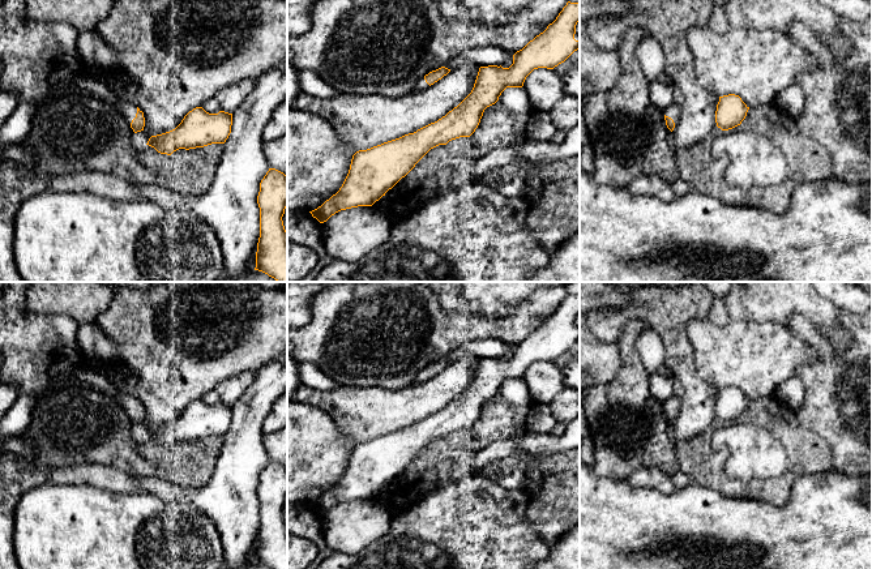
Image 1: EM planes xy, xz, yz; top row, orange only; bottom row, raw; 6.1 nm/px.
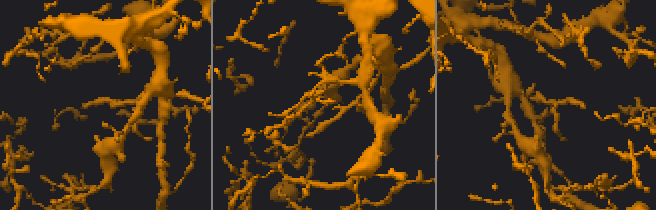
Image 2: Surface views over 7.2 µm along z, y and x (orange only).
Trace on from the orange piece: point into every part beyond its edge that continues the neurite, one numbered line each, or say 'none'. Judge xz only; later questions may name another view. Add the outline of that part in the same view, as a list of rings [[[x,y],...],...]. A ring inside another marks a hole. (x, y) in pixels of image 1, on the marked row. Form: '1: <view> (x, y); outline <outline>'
1: xz (422, 84); outline [[[424,77],[414,86],[413,93],[422,91],[427,89],[429,85],[426,82]]]

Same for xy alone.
1: xy (93, 84); outline [[[98,73],[84,74],[72,86],[80,91],[93,94],[110,104],[115,104],[129,124],[136,117],[137,104],[120,99],[112,87],[112,82]]]

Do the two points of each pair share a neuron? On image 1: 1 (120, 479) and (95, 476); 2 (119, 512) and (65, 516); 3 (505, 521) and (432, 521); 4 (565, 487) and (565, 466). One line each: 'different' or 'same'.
1: same
2: same
3: same
4: same

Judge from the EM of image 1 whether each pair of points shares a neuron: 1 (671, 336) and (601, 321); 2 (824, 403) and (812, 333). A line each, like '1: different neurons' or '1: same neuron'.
1: same neuron
2: same neuron

